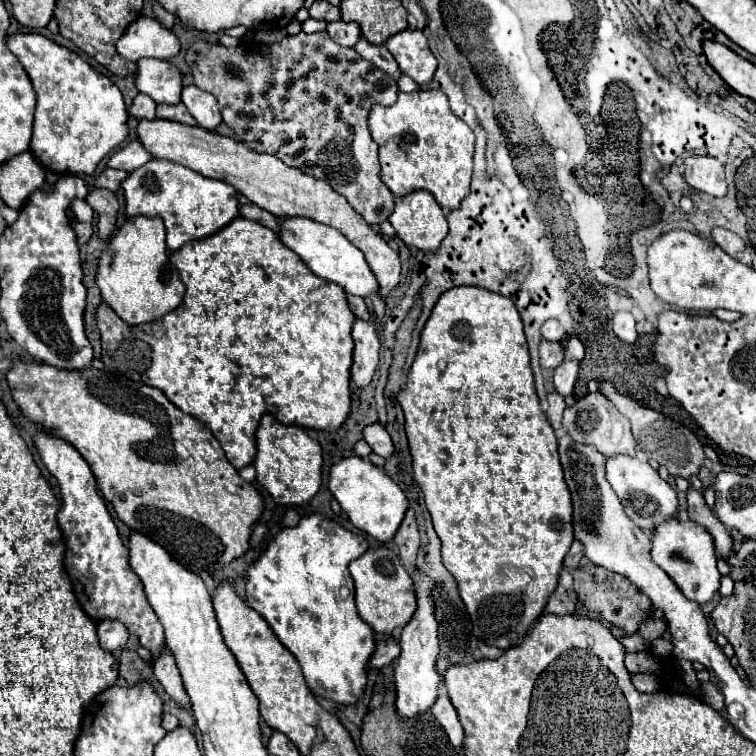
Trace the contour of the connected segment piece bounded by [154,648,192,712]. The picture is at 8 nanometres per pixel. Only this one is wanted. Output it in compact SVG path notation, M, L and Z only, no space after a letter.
M166 648L166 652L162 654L162 658L158 658L158 664L154 664L154 676L158 678L158 682L164 686L164 690L168 692L170 698L174 698L174 702L190 712L190 700L186 696L186 690L184 690L184 684L180 680L180 672L176 668L176 662L174 662L174 656L170 654L170 650Z

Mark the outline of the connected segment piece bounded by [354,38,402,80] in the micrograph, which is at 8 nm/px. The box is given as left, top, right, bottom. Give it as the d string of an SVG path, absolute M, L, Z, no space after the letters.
M360 38L358 44L354 46L354 50L356 50L362 58L366 58L368 62L372 62L376 68L380 68L380 70L384 70L386 74L390 74L394 80L398 80L398 78L402 76L402 72L400 72L400 68L398 68L398 62L396 62L394 56L386 50L384 44L382 44L382 46L374 46L374 44L370 44L366 38Z

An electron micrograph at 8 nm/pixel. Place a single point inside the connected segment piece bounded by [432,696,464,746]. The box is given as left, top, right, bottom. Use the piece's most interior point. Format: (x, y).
(443, 711)

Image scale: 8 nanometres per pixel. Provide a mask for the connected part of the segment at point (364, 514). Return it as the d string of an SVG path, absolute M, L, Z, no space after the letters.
M352 456L334 464L330 470L328 488L340 502L342 510L348 514L350 522L380 542L388 542L394 538L408 510L408 500L400 490L400 486L380 468L376 468L368 458Z

